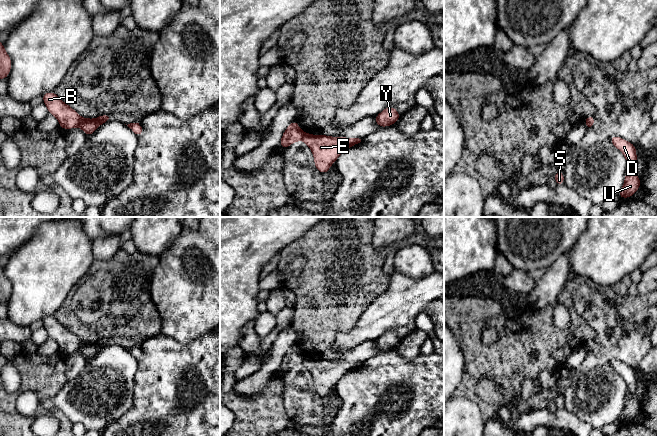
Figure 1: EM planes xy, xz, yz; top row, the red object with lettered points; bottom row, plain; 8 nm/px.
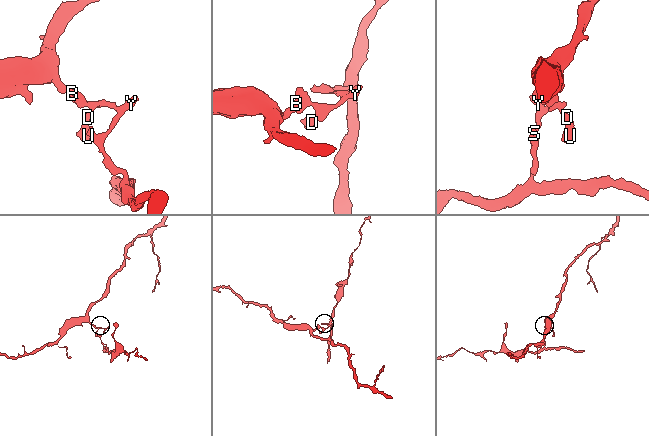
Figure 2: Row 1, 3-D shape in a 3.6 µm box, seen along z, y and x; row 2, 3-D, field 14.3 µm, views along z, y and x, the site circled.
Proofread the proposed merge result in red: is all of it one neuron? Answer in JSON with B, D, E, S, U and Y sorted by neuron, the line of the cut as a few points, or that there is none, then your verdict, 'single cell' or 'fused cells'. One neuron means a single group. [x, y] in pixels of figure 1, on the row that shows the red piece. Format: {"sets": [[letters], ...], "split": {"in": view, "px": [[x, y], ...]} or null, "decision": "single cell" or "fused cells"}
{"sets": [["B"], ["D", "E", "S", "U", "Y"]], "split": {"in": "xy", "px": [[80, 117], [78, 125]]}, "decision": "fused cells"}

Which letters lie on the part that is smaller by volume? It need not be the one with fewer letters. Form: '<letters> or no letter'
D, E, S, U, Y

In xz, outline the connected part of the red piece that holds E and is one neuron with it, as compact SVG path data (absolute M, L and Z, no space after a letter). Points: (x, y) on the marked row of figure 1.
M307 133L302 140L313 153L316 169L323 174L329 171L330 166L335 163L341 153L361 142L359 138L339 138Z

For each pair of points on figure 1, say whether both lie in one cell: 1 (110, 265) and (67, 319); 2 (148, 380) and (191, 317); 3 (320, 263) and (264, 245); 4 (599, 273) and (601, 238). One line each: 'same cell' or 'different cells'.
1: same cell
2: different cells
3: different cells
4: same cell

